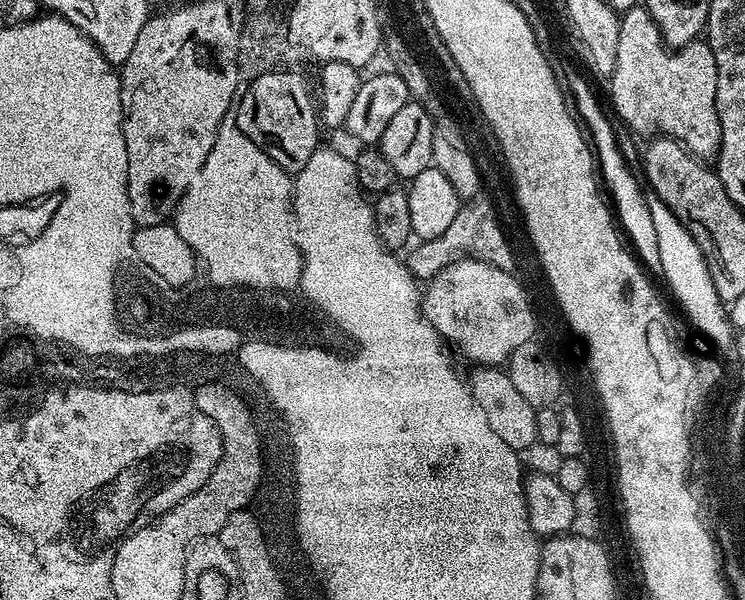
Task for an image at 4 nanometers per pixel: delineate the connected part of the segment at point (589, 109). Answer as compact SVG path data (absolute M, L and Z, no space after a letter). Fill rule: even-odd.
M578 71L572 74L566 74L570 80L570 90L568 94L572 97L572 104L579 118L579 121L585 128L589 143L593 149L594 158L597 162L597 169L605 186L614 200L612 201L617 221L621 229L625 232L629 243L634 244L633 249L647 270L649 275L660 278L663 277L662 263L659 253L659 245L657 233L655 233L655 225L653 223L650 209L646 200L647 193L635 174L635 171L629 168L628 163L625 162L618 146L616 145L616 138L614 138L612 126L610 126L610 116L605 113L599 100L596 98L589 82L585 79L586 76Z

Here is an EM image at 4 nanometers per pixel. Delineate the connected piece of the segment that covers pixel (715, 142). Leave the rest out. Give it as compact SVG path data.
M637 6L626 10L620 16L620 29L618 30L618 54L614 61L614 74L610 78L612 84L612 104L616 107L615 115L624 120L625 124L631 128L632 132L647 138L667 138L669 140L677 140L679 144L683 144L693 156L708 162L719 157L720 154L720 123L718 122L718 110L716 109L716 95L718 94L718 66L714 66L714 54L710 54L710 46L703 39L697 38L691 40L686 46L675 50L668 47L664 43L662 34L658 30L658 26L654 22L654 18L650 18L647 8Z

